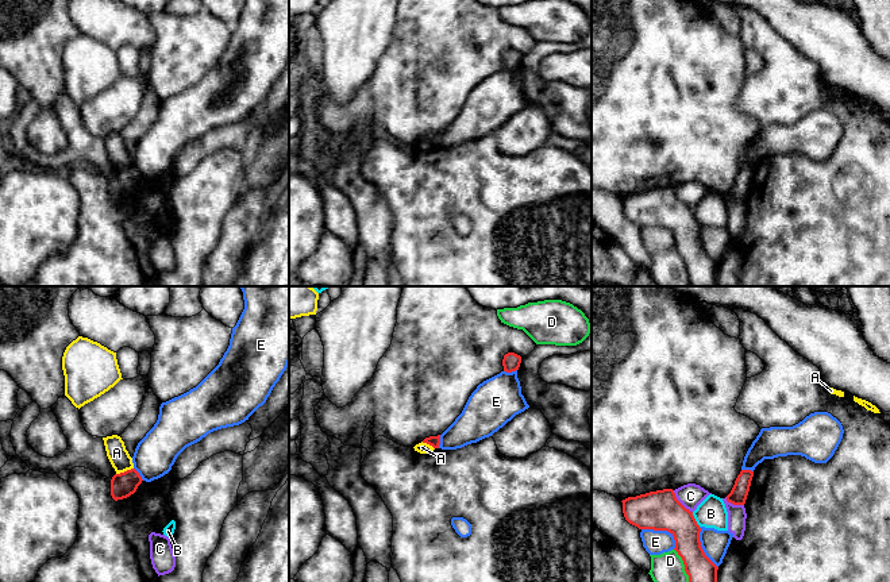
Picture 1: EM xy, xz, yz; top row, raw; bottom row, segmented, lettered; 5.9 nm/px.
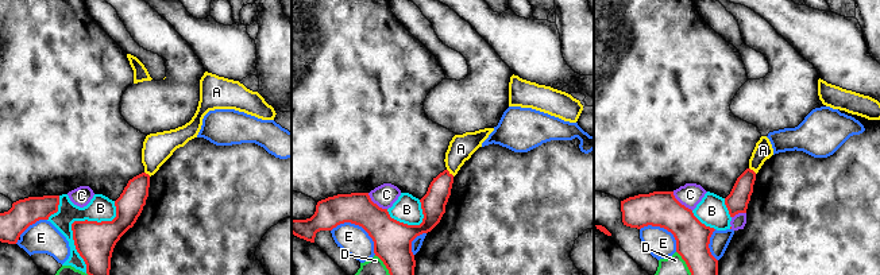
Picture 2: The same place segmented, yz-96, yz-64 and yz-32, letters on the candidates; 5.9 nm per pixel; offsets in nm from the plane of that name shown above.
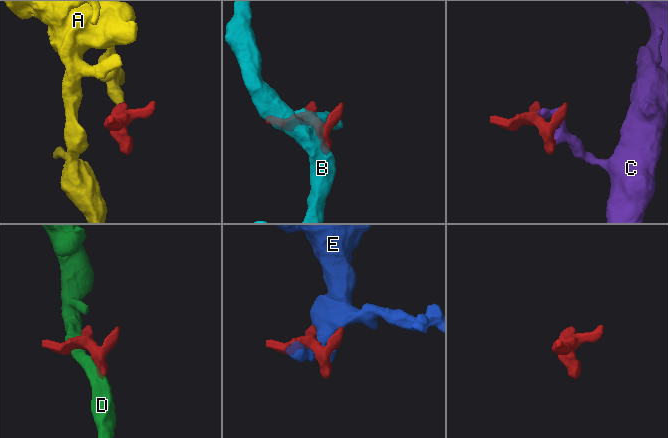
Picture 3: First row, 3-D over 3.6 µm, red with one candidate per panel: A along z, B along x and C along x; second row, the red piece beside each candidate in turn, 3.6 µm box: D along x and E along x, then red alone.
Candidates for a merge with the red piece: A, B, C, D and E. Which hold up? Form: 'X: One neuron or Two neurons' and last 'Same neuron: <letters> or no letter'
A: Two neurons
B: Two neurons
C: Two neurons
D: Two neurons
E: Two neurons
Same neuron: no letter

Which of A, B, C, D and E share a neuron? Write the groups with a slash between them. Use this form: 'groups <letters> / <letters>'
groups A / B / C / D / E

